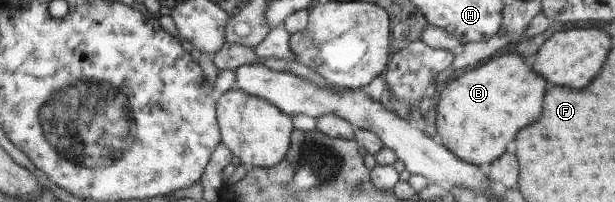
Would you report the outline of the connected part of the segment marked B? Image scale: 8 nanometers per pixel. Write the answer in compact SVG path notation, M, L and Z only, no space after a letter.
M517 53L492 56L487 63L472 66L472 69L461 77L448 83L441 83L438 87L440 95L435 101L436 139L450 153L466 163L475 166L492 163L497 157L503 155L506 145L514 139L514 135L522 127L534 123L540 117L546 82L543 77L538 77L530 69L529 60Z

